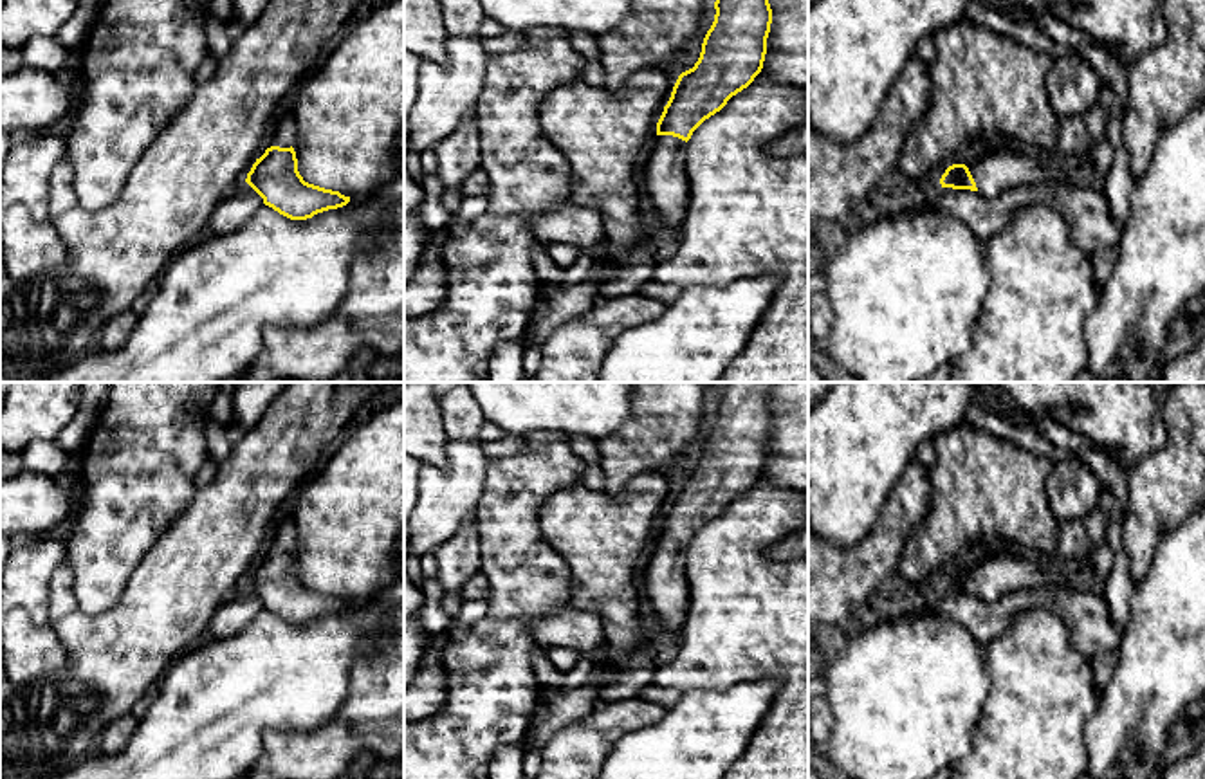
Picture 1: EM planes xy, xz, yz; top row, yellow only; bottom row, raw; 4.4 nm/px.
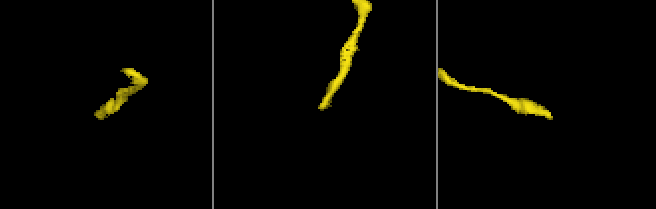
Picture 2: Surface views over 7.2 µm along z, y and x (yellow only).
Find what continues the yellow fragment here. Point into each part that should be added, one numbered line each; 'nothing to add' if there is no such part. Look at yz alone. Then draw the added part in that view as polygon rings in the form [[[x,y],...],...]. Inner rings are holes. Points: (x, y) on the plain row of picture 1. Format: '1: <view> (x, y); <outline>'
1: yz (1000, 572); [[[996,545],[983,550],[983,559],[967,568],[978,597],[992,602],[1003,595],[1028,588],[1070,588],[1055,572],[1014,555],[1008,546]]]

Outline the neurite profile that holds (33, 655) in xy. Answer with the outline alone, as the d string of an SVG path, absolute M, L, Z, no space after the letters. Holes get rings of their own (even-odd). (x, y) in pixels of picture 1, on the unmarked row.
M22 608L0 613L0 651L16 687L45 685L67 660L52 624L36 626Z

